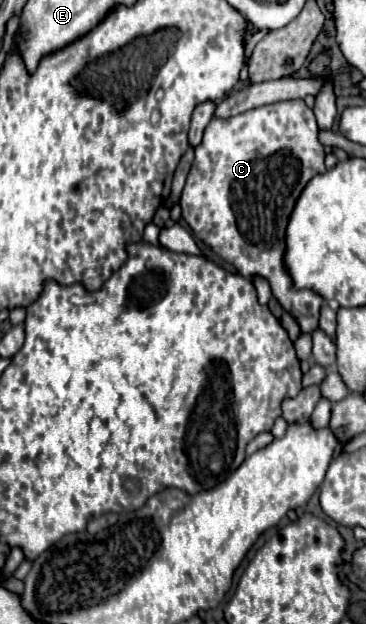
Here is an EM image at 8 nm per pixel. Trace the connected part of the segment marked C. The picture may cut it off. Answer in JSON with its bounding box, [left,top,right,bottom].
[180,99,324,333]

